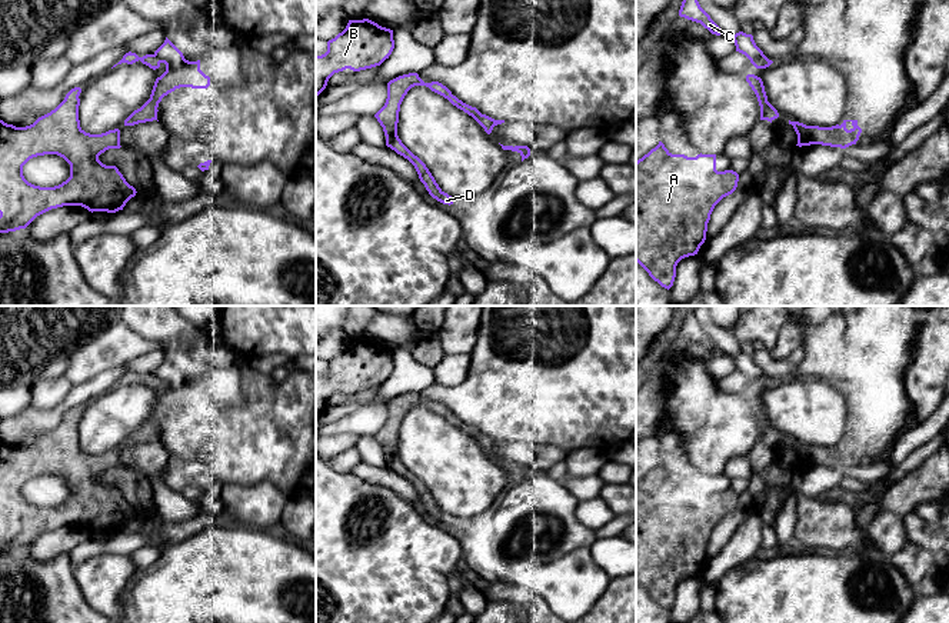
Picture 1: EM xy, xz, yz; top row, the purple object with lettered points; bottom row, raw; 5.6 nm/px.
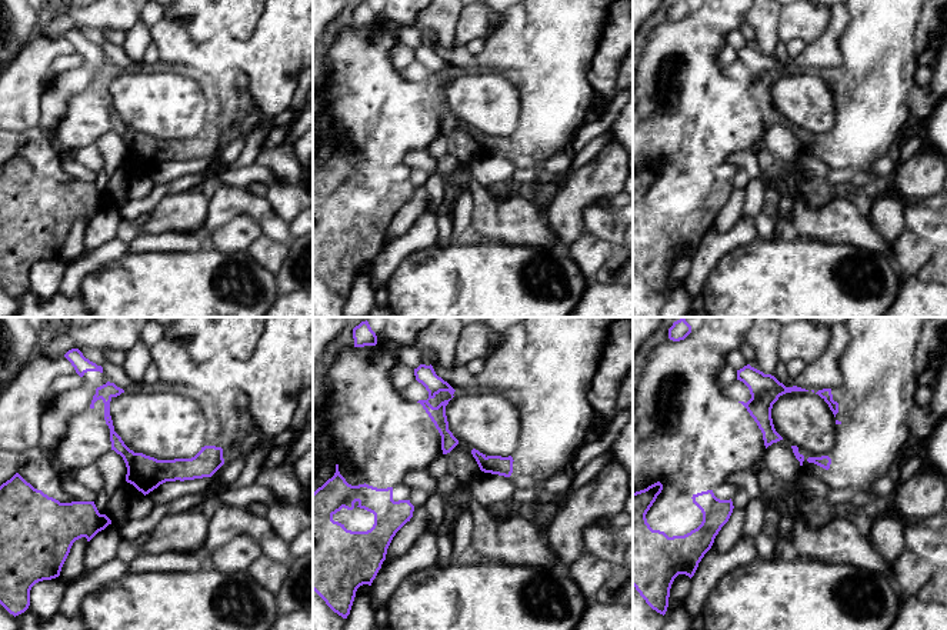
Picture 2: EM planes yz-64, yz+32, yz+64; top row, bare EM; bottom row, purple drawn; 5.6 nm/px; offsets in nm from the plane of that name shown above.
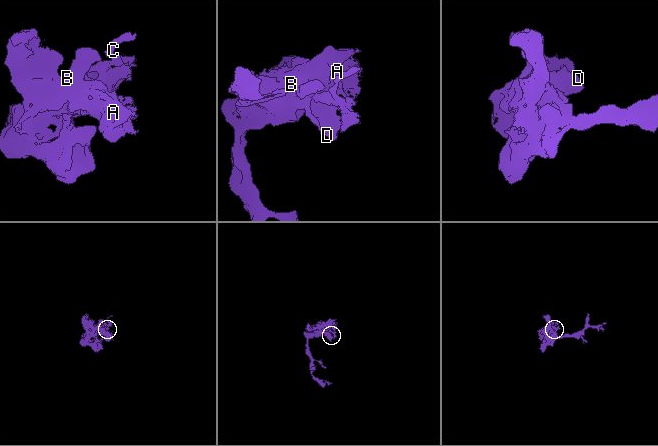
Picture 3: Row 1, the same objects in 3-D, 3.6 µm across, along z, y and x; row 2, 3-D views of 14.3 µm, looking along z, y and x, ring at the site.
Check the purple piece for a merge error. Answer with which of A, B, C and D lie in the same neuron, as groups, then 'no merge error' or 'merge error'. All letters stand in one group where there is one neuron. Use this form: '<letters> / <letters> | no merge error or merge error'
A B C D | no merge error

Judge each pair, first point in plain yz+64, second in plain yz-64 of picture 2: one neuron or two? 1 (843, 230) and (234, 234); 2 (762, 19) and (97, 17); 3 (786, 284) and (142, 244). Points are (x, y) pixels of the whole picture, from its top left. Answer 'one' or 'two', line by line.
1: two
2: one
3: two

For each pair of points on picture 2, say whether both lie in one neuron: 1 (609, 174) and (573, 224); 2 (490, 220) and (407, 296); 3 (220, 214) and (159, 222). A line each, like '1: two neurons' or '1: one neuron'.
1: one neuron
2: two neurons
3: two neurons

